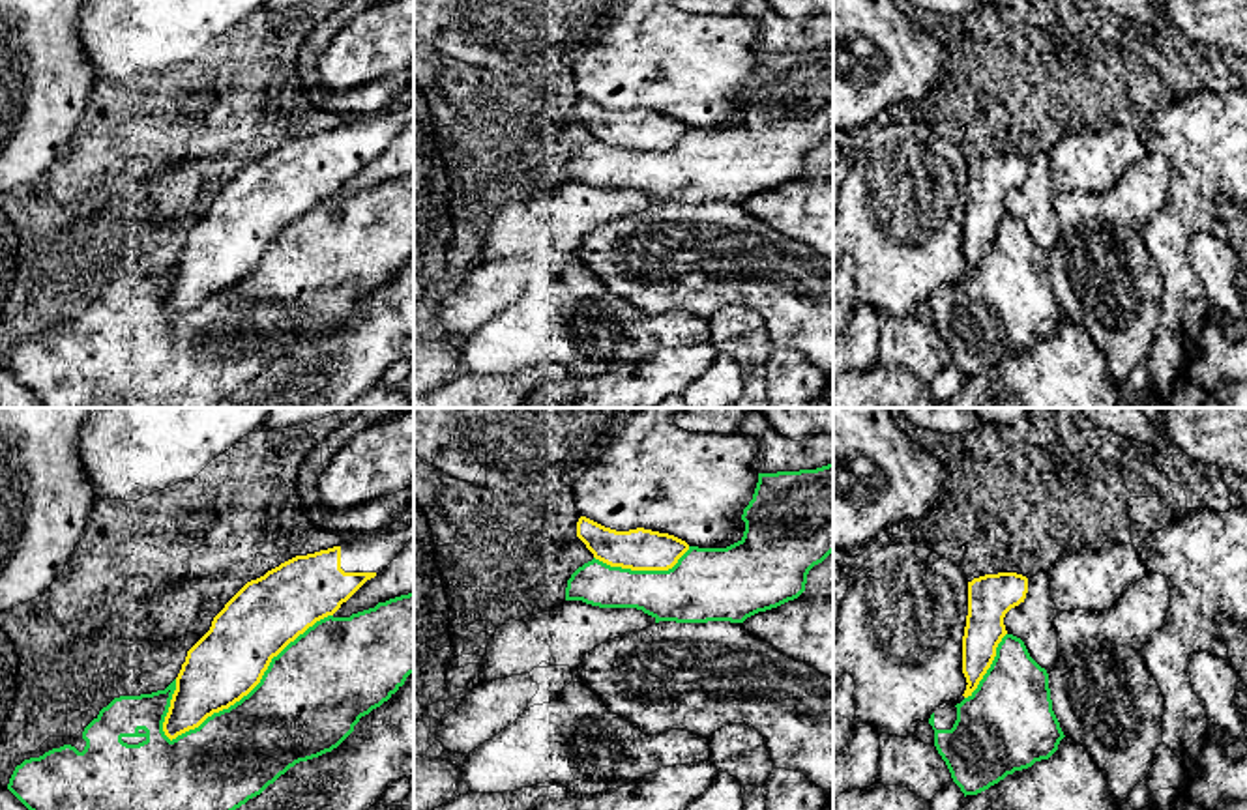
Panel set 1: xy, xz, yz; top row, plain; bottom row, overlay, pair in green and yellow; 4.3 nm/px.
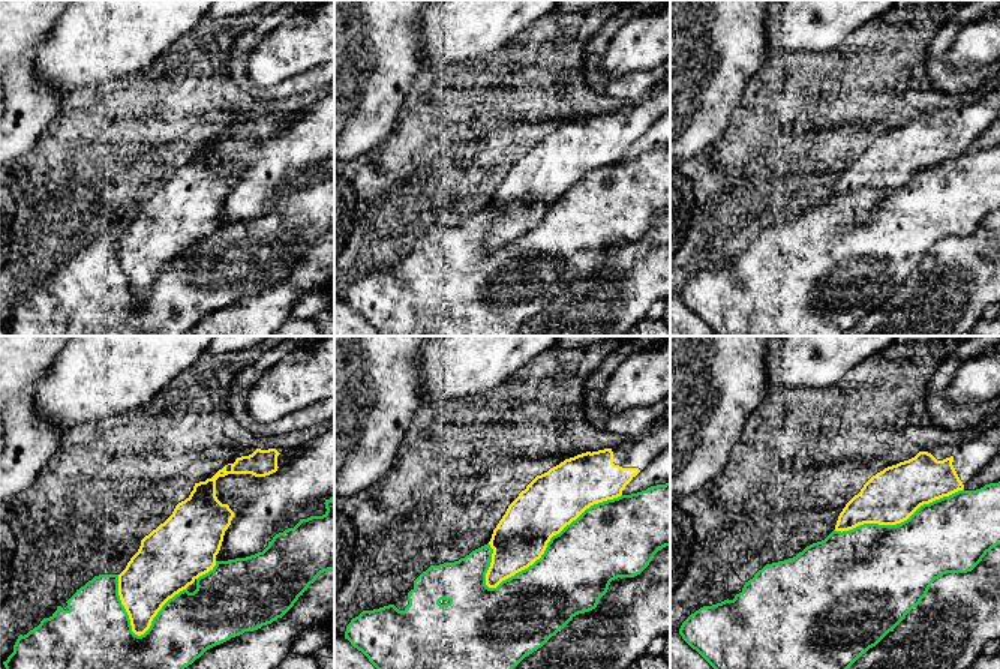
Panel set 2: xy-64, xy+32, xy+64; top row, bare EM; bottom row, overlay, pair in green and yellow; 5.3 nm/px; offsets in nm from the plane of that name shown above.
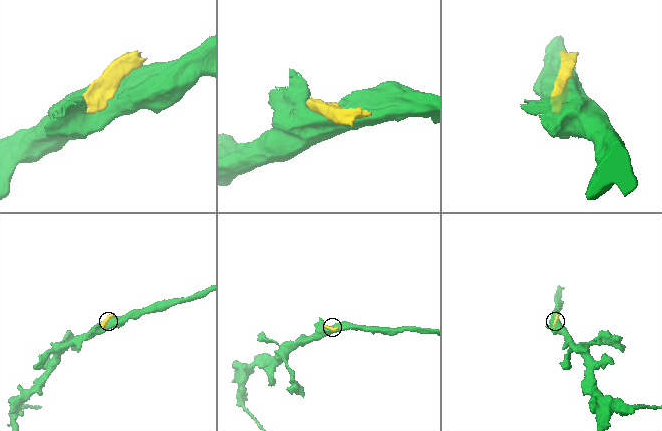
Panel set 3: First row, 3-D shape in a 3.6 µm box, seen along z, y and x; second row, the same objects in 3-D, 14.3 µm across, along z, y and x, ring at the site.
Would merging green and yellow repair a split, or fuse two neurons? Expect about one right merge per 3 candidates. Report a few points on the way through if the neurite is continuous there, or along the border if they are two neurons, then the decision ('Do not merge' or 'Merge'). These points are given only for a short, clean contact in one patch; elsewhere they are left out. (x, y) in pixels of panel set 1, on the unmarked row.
Do not merge

